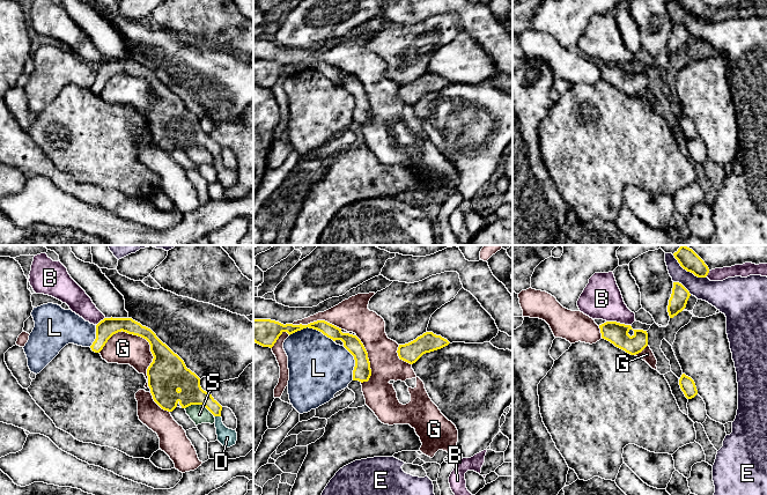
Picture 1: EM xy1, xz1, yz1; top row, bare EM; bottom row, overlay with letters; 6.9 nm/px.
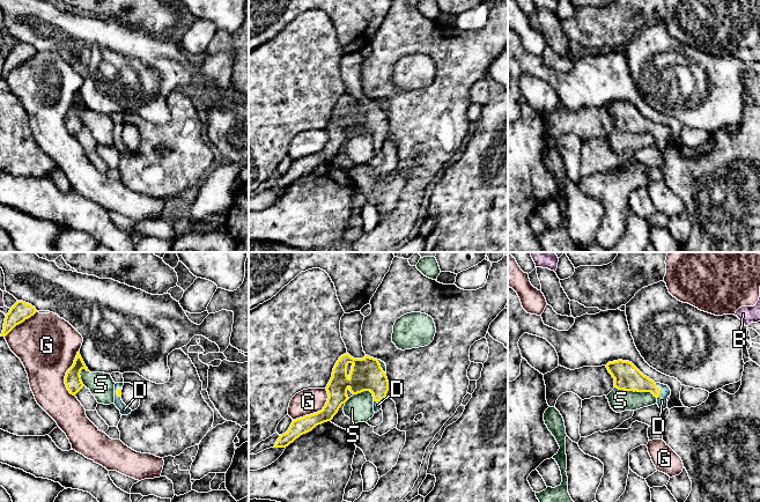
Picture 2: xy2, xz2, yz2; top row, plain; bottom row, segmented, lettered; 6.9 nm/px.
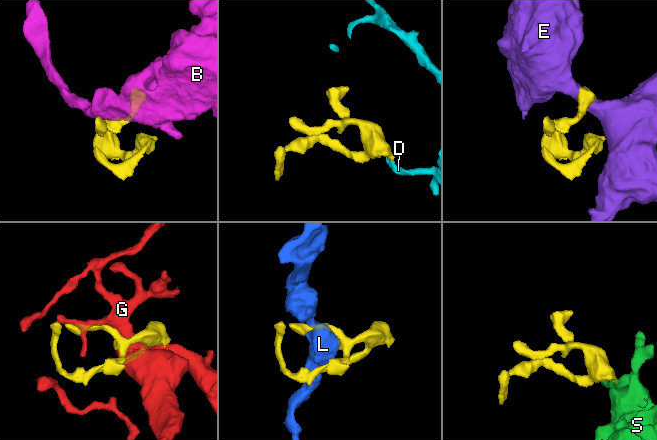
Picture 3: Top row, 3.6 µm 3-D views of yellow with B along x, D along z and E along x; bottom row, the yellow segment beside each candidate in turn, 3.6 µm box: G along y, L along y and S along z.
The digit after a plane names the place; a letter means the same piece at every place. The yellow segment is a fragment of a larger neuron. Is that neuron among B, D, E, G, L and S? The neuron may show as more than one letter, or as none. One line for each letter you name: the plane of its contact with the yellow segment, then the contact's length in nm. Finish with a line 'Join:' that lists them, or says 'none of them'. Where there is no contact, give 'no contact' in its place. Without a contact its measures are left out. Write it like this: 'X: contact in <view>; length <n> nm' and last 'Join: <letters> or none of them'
D: contact in yz2; length 110 nm
Join: D

